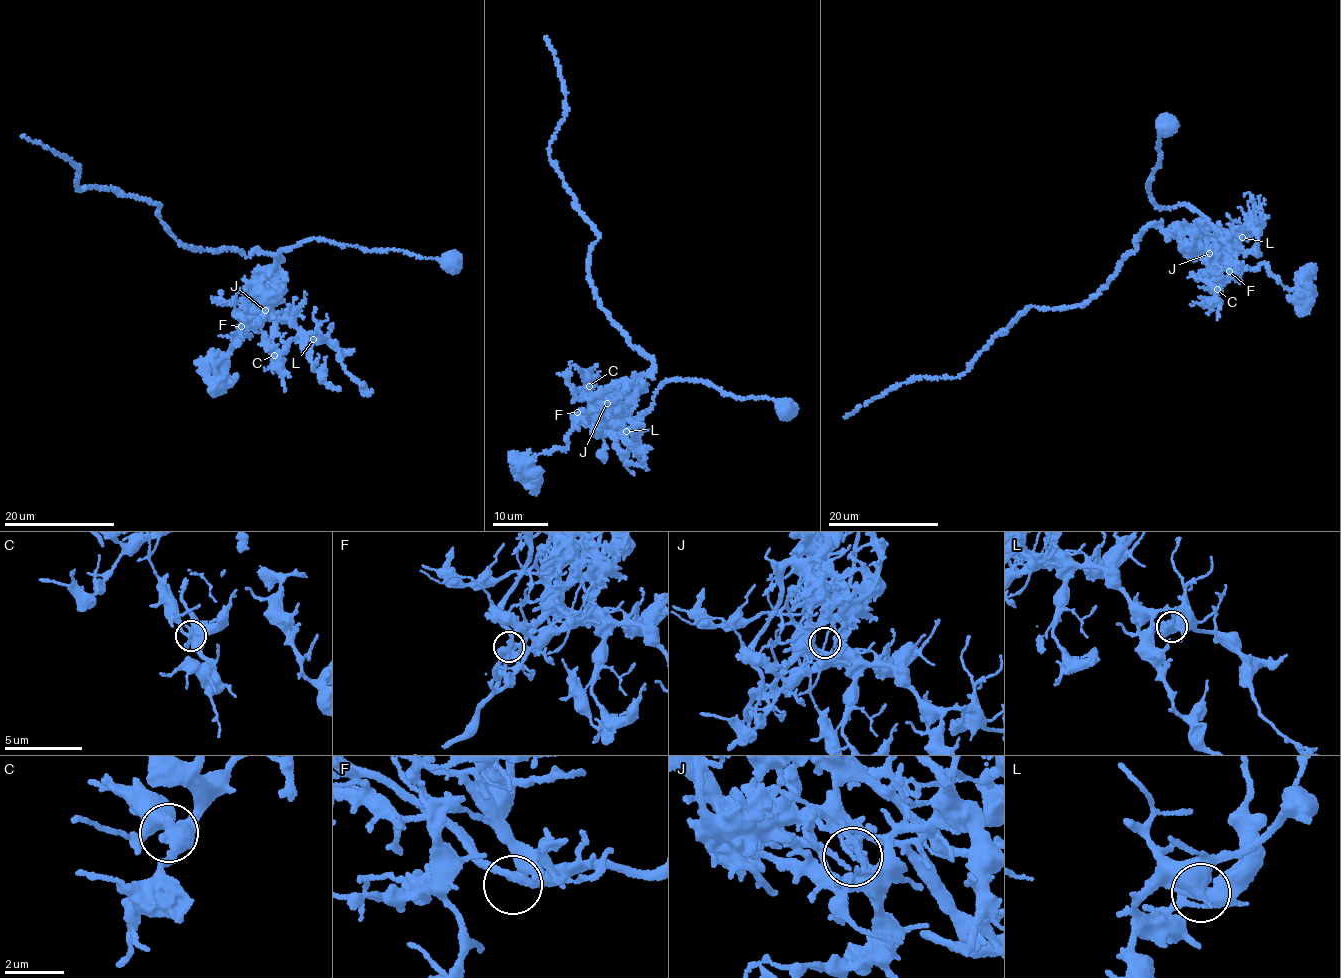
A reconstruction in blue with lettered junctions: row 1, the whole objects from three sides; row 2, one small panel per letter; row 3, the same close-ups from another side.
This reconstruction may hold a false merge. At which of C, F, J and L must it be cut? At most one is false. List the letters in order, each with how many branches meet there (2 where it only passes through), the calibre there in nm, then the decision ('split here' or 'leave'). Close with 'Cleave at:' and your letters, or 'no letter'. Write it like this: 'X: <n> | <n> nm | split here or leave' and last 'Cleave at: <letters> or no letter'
C: 3 | 280 nm | leave
F: 3 | 260 nm | leave
J: 2 | 120 nm | split here
L: 2 | 420 nm | leave
Cleave at: J

